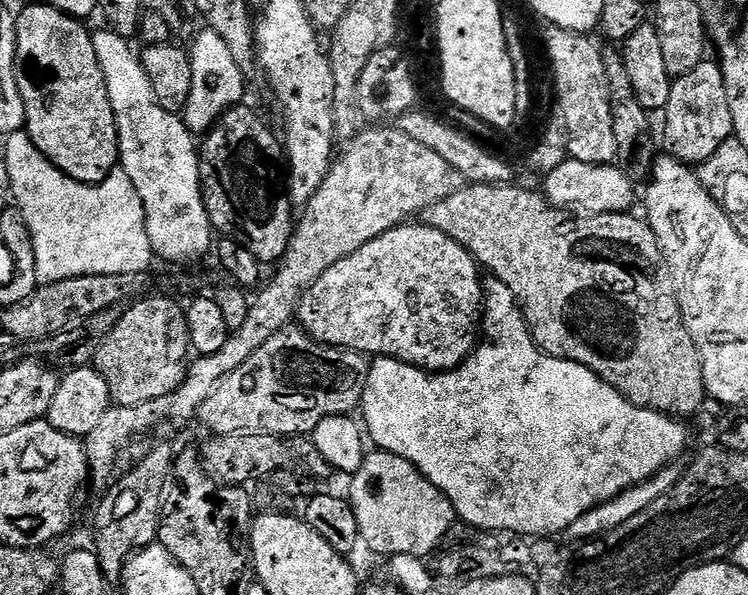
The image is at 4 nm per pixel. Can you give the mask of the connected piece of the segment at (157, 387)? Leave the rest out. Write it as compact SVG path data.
M152 294L141 298L120 313L118 326L110 330L110 338L102 342L98 350L94 367L106 378L106 386L112 395L112 404L116 406L138 406L142 402L154 402L154 398L166 398L184 380L190 363L190 345L185 309L173 297Z

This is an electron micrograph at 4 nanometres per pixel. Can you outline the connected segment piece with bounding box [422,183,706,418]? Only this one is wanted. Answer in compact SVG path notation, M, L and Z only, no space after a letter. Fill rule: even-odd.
M515 183L511 184L468 184L462 186L450 198L442 198L442 202L434 202L422 214L423 223L429 224L434 230L442 230L454 242L458 242L467 252L476 259L476 263L481 269L488 268L493 277L501 280L506 286L510 286L510 294L514 294L520 312L524 315L525 322L528 323L528 332L532 336L534 343L541 348L546 355L554 358L562 358L570 362L578 362L586 366L598 378L602 378L614 390L618 390L627 398L629 404L639 408L649 408L655 412L664 412L673 418L685 418L692 416L706 401L704 391L704 379L702 378L702 362L694 342L684 325L684 319L680 313L680 303L676 300L676 287L672 284L672 274L668 263L664 261L664 252L660 249L660 244L656 241L656 235L652 233L652 228L643 219L640 220L635 214L604 213L601 216L588 217L581 214L569 214L567 211L557 208L548 202L539 191L531 192L528 188L516 188ZM623 296L633 296L640 300L644 307L644 320L630 309L624 308L620 312L619 304Z

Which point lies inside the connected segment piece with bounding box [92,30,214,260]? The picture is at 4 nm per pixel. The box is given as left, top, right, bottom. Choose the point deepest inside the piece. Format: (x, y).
(157, 153)

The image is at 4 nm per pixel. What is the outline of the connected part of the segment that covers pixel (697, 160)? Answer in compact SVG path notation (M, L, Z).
M706 58L690 74L675 77L670 90L670 102L662 113L664 119L664 140L668 143L667 151L676 159L689 166L704 163L722 142L732 135L732 115L730 102L726 94L726 82L715 59Z

